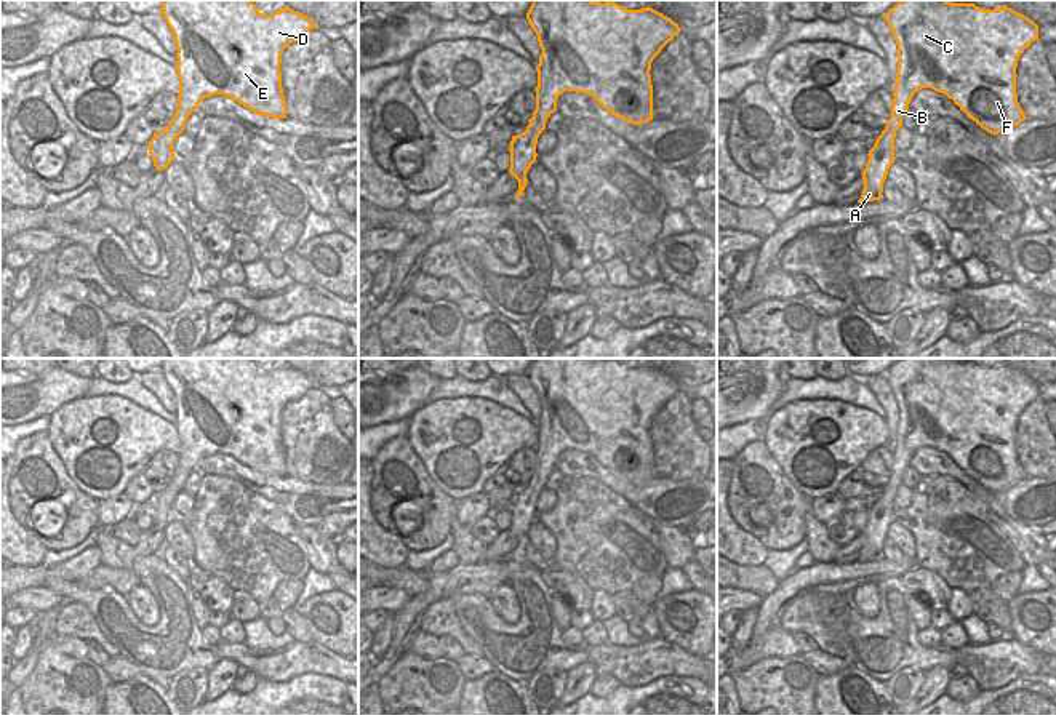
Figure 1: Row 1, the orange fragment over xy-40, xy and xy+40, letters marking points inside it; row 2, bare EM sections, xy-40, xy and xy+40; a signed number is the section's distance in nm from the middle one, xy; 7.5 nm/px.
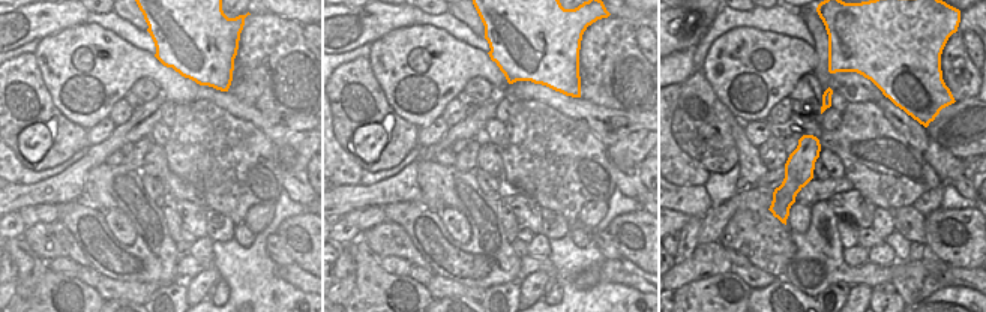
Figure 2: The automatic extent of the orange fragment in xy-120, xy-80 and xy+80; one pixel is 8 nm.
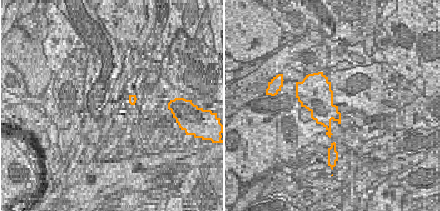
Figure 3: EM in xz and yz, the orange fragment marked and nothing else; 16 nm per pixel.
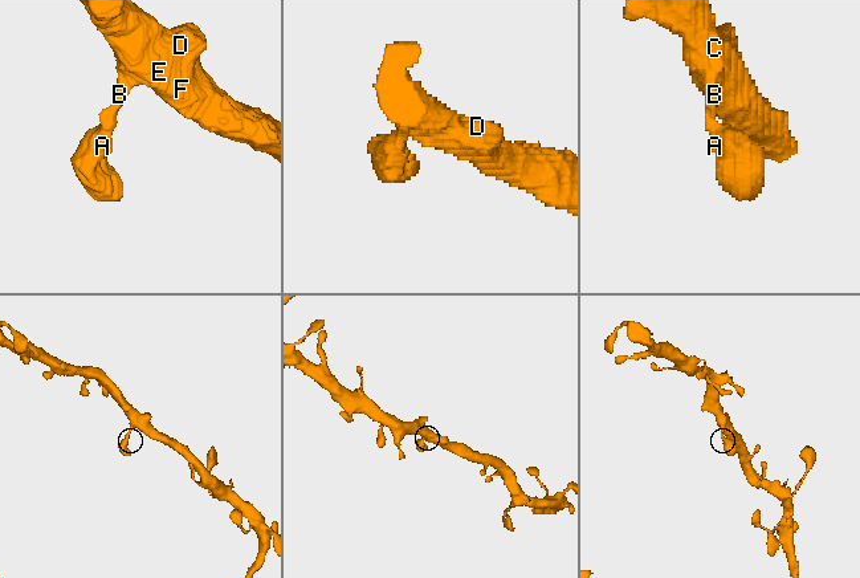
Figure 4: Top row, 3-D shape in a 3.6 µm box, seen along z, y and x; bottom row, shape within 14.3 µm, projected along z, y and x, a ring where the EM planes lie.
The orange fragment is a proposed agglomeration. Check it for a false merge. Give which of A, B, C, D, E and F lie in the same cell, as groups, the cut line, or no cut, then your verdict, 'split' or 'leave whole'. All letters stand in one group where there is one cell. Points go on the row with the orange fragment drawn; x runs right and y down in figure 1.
A B C D E F; no cut; leave whole

